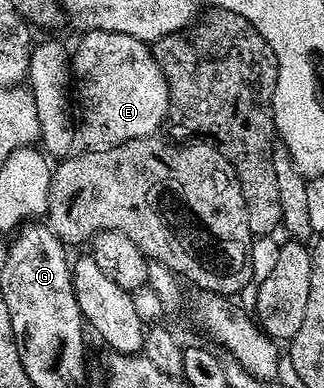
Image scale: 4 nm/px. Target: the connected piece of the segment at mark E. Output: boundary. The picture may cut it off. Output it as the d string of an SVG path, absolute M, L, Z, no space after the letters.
M87 30L80 35L81 39L77 42L77 47L71 50L71 90L75 95L75 142L82 151L94 150L95 152L107 152L107 148L115 148L127 144L131 140L140 138L151 138L158 133L157 130L169 116L169 89L167 80L155 60L150 43L140 42L135 36L127 36L119 32L107 32L106 30Z

